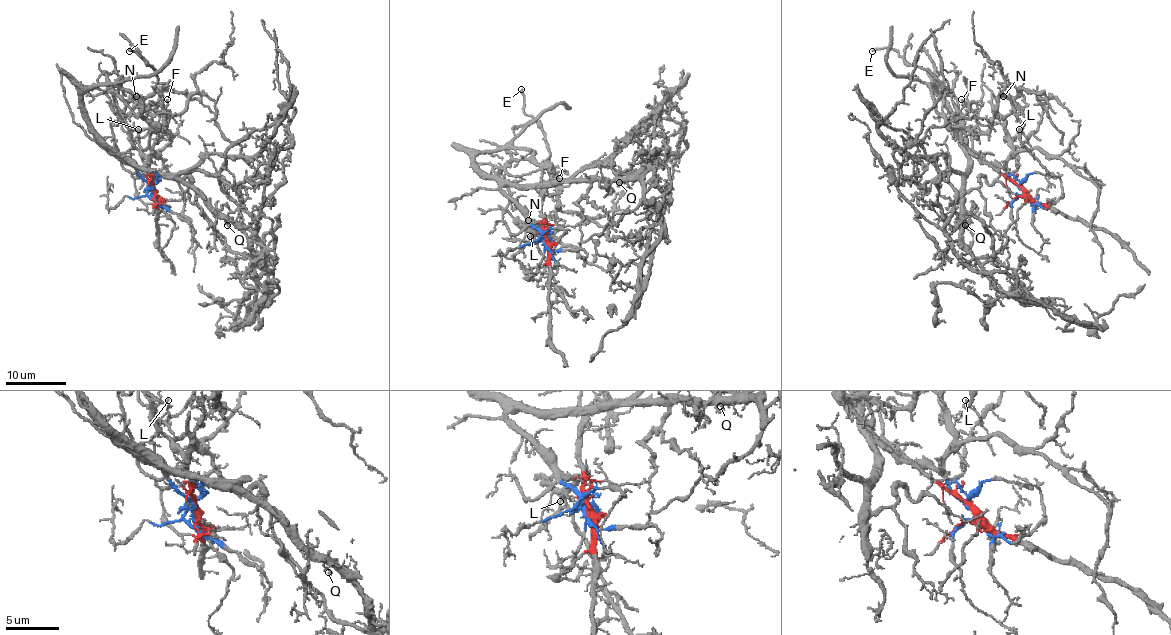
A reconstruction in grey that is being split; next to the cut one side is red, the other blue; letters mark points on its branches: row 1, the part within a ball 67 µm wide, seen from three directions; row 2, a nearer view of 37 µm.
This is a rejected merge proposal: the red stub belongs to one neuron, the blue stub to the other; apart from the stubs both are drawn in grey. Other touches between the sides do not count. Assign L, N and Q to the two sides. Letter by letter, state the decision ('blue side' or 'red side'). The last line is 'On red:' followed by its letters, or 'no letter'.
L: blue side
N: blue side
Q: blue side
On red: no letter

